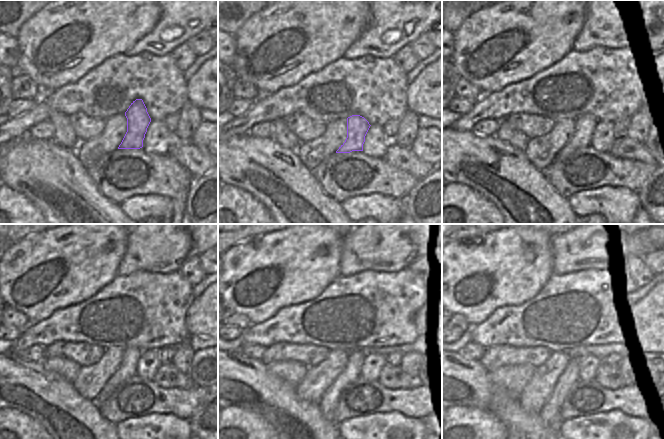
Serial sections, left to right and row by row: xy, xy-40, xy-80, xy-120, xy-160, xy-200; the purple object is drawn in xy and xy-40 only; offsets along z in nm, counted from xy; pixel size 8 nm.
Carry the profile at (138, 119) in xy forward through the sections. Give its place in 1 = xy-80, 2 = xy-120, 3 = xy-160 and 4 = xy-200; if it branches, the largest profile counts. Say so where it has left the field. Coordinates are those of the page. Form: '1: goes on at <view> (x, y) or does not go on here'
1: goes on at xy-80 (584, 124)
2: goes on at xy-120 (128, 368)
3: goes on at xy-160 (328, 402)
4: goes on at xy-200 (550, 414)

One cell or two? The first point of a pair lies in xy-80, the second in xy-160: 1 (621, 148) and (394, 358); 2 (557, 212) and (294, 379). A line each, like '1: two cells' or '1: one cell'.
1: two cells
2: two cells

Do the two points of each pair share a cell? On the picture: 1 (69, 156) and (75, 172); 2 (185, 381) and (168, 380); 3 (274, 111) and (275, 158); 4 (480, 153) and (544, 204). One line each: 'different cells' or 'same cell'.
1: same cell
2: same cell
3: different cells
4: same cell

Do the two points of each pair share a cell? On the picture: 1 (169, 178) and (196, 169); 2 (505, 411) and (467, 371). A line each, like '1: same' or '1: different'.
1: different
2: same

